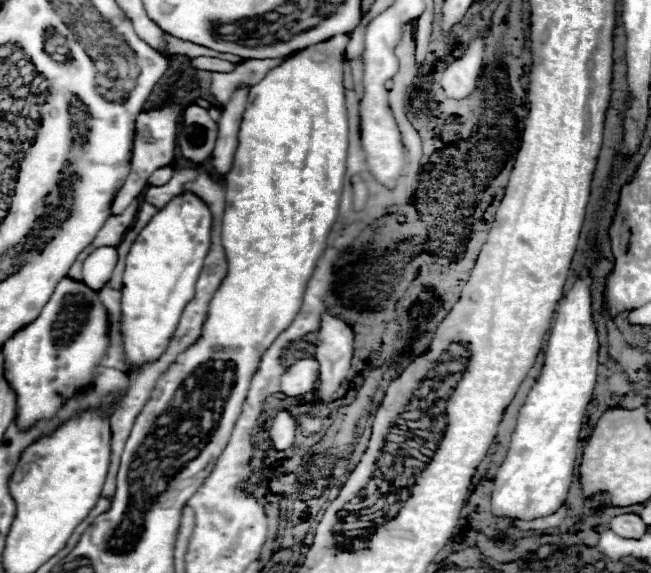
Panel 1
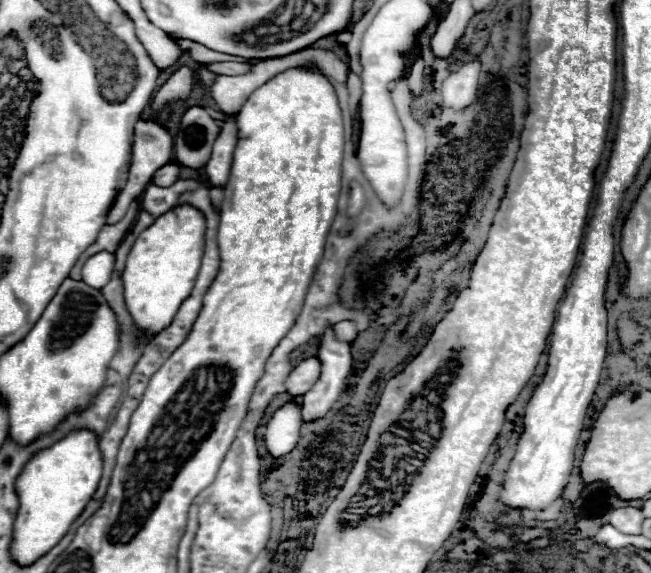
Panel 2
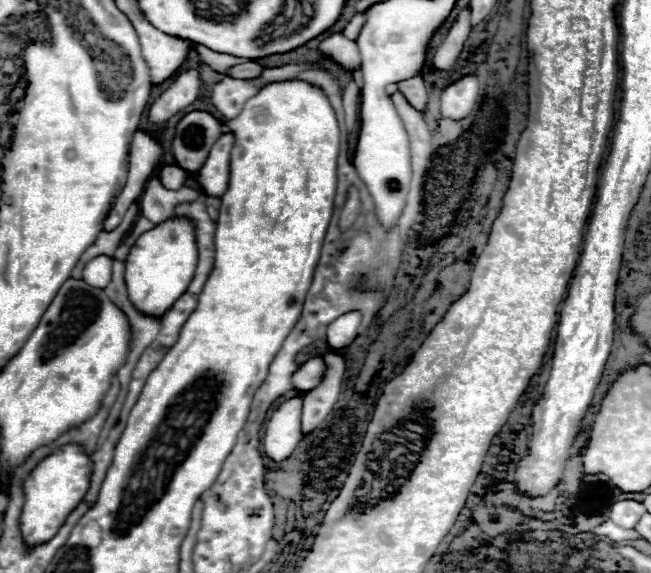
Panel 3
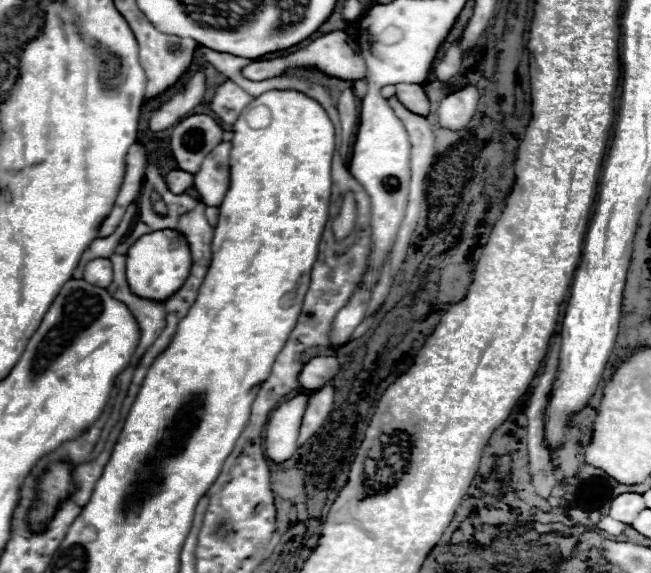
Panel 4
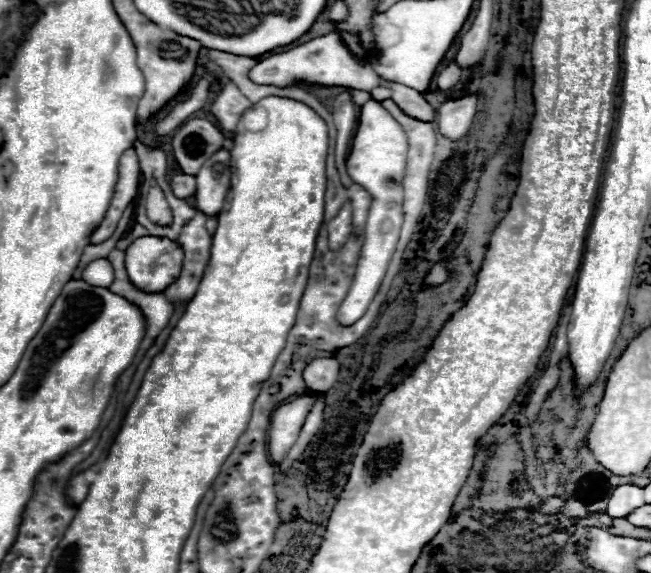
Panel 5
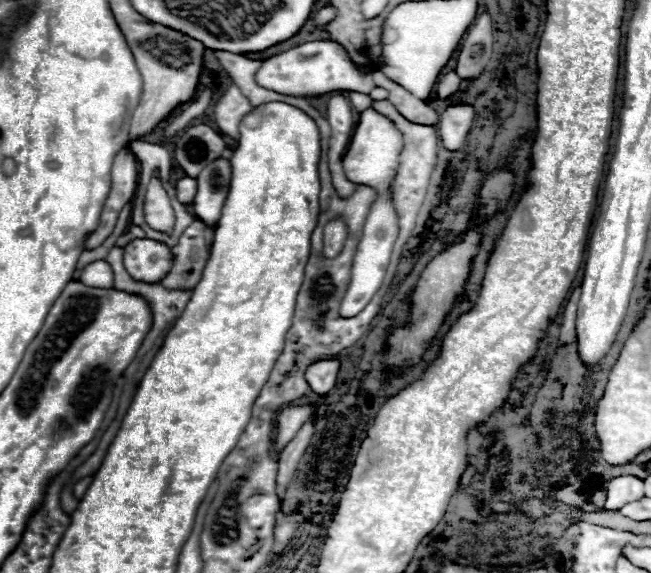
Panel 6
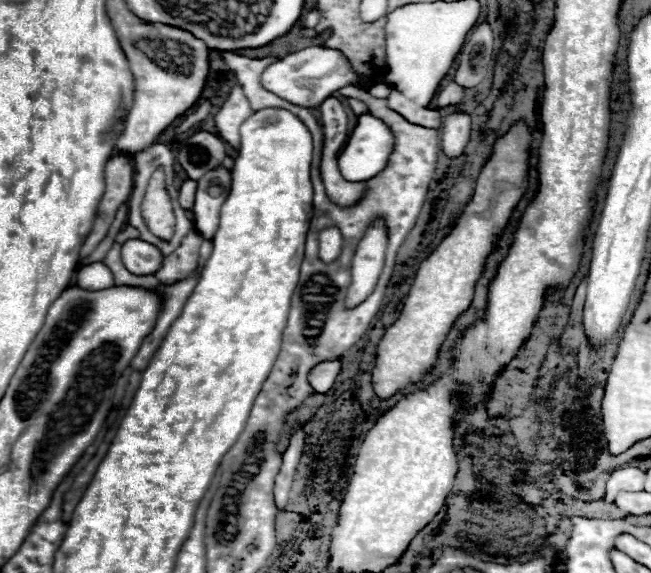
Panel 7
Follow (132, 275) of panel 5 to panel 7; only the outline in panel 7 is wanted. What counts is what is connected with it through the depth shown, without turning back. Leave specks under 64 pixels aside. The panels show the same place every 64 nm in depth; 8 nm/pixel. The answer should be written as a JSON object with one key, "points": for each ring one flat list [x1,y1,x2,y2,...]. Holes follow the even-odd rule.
{"points":[[128,240,122,244,122,262,128,272,138,276,152,276,162,268,162,252,144,240]]}

